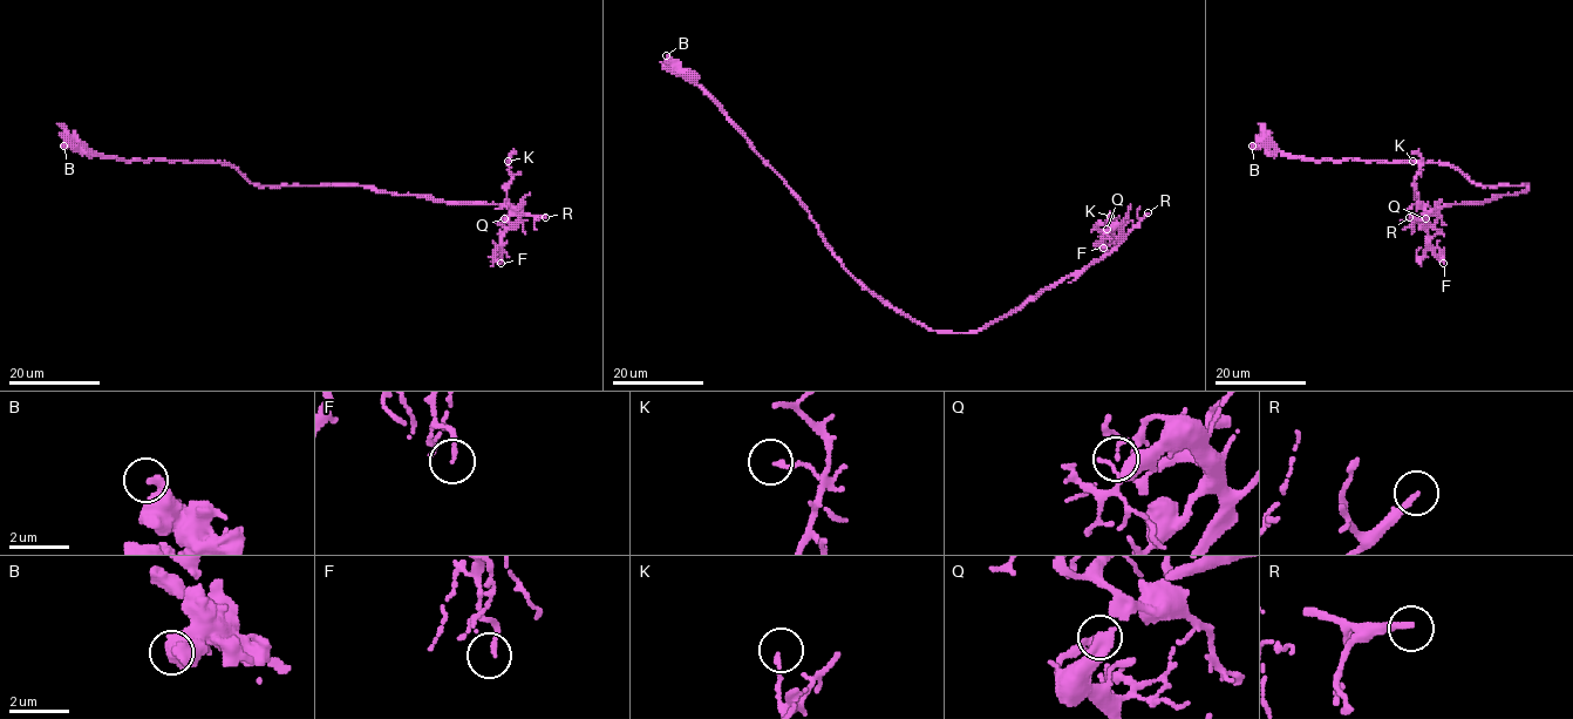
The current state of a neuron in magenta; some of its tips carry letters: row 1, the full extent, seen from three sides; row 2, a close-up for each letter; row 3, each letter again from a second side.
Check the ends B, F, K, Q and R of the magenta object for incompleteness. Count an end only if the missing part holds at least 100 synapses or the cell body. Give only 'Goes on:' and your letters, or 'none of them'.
Goes on: R

